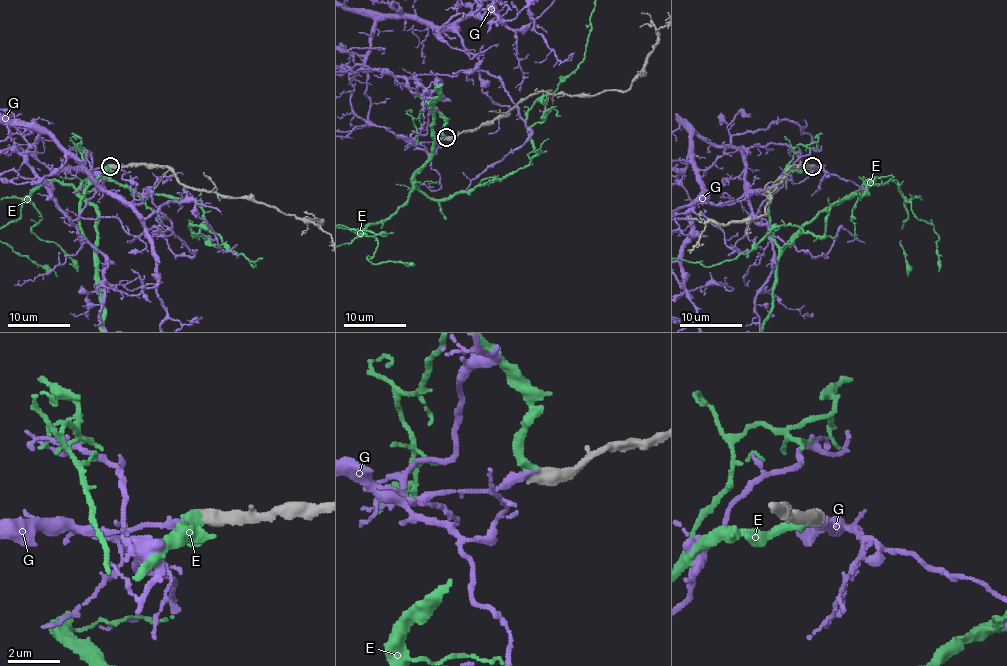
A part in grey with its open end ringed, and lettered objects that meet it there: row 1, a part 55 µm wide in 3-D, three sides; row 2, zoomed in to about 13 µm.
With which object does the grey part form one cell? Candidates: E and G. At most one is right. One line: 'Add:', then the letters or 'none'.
Add: E

